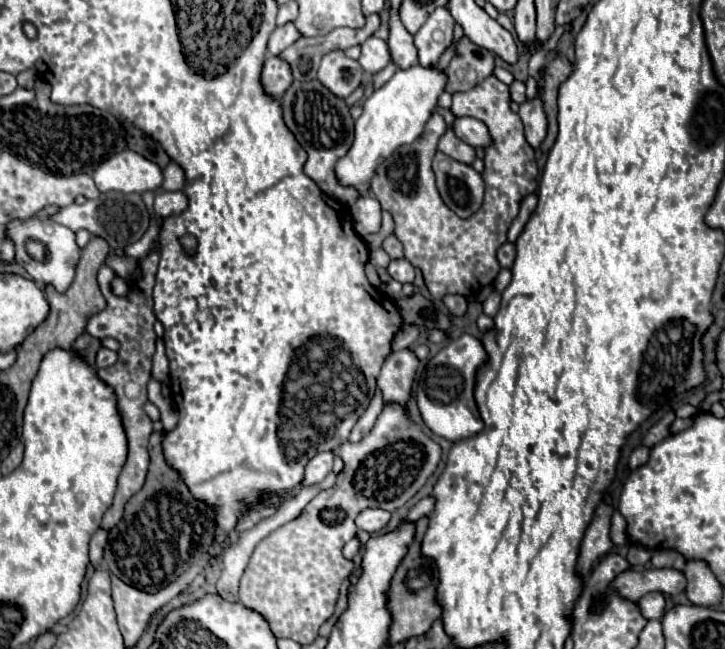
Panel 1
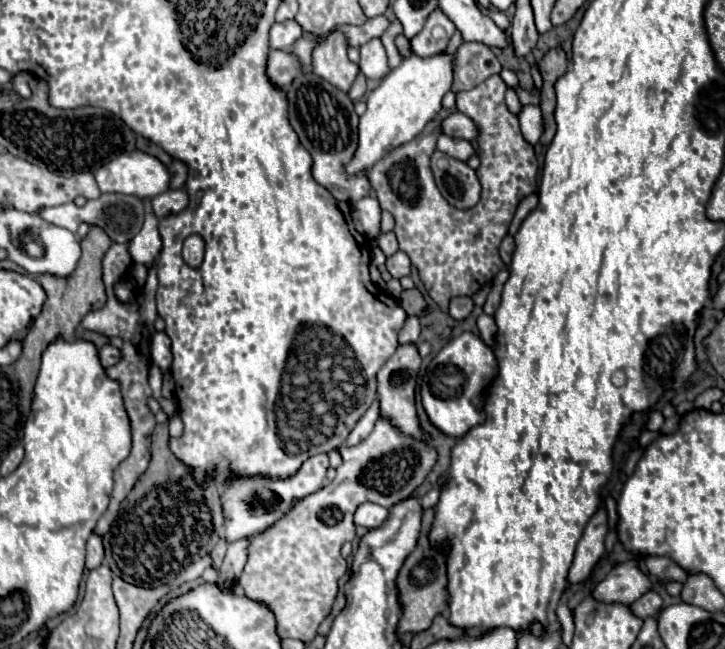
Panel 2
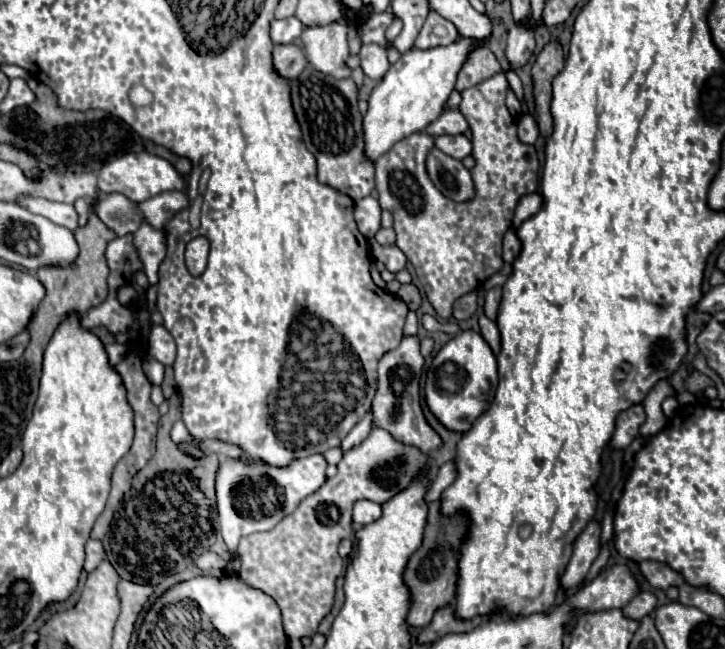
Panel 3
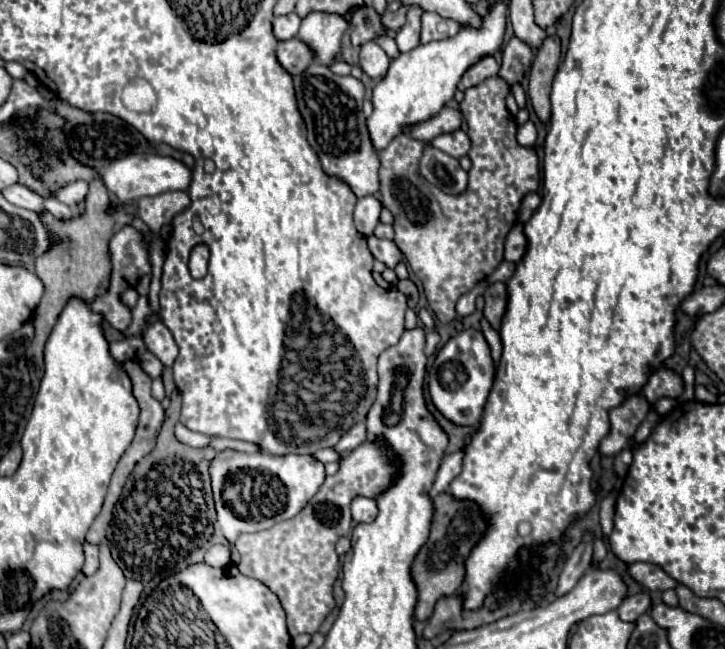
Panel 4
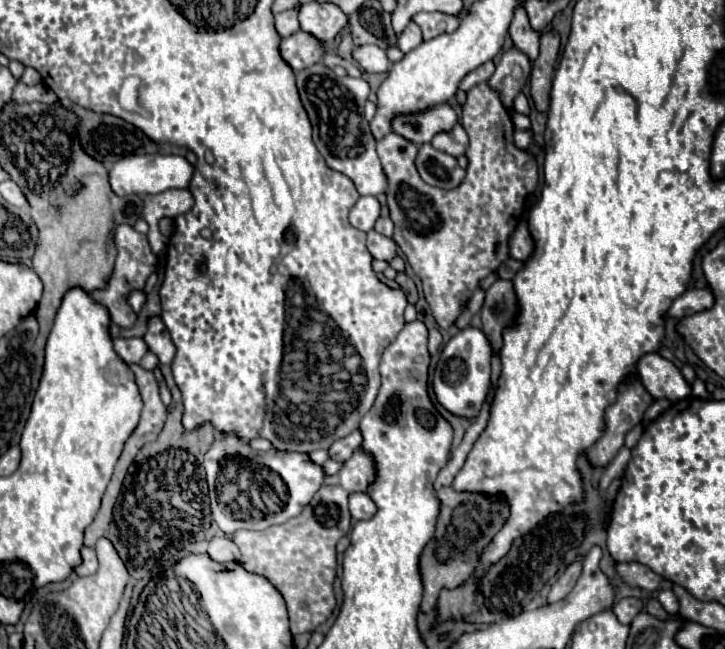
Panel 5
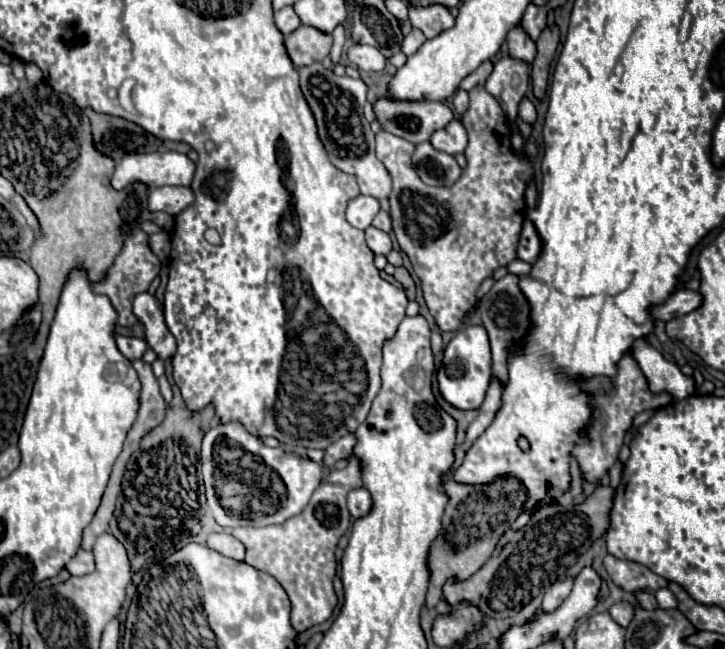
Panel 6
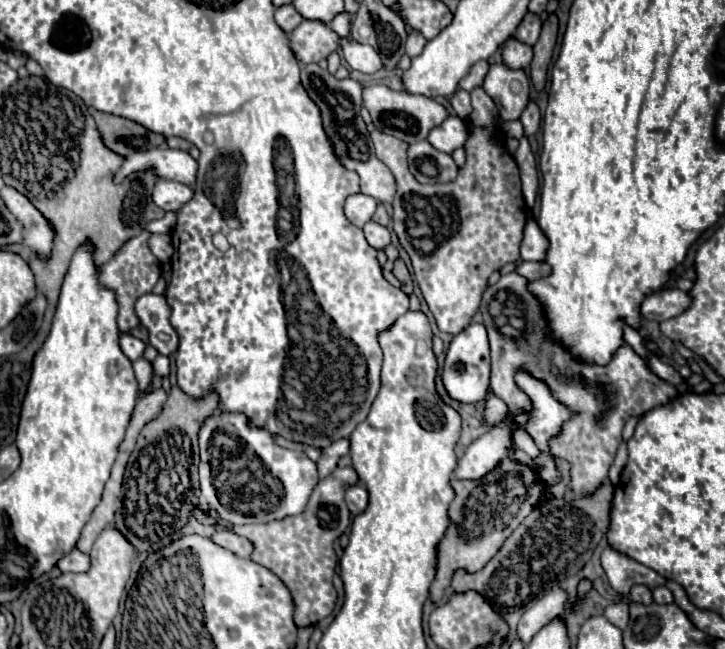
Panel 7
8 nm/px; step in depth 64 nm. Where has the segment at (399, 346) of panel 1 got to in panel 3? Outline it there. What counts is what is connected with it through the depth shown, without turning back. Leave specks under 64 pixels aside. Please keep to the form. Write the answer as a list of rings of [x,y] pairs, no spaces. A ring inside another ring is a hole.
[[[409,311],[403,328],[404,336],[414,336],[418,333],[419,320],[415,312]]]

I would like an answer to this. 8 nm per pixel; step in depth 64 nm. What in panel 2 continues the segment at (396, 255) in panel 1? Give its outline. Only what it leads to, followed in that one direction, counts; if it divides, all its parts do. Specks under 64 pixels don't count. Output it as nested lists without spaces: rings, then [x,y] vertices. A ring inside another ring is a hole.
[[[394,232],[380,234],[380,236],[378,236],[378,246],[380,246],[380,250],[382,250],[386,256],[396,254],[396,252],[398,252],[398,240],[396,240]]]

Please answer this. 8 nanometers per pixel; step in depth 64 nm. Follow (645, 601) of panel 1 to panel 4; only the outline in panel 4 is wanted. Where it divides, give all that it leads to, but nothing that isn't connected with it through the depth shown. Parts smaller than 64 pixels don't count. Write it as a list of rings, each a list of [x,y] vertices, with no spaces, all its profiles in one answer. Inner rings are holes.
[[[646,592],[634,594],[634,596],[626,596],[624,602],[618,606],[618,614],[624,622],[636,622],[638,616],[646,614],[652,606],[652,600]]]

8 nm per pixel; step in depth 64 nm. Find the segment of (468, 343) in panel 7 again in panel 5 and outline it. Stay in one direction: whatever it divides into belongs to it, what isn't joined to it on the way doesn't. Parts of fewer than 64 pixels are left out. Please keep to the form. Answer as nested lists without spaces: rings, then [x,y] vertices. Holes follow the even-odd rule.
[[[472,326],[460,330],[444,346],[434,370],[432,388],[434,388],[436,400],[450,414],[460,418],[476,418],[480,414],[480,408],[486,402],[486,396],[490,390],[490,358],[492,358],[492,346],[486,334]]]

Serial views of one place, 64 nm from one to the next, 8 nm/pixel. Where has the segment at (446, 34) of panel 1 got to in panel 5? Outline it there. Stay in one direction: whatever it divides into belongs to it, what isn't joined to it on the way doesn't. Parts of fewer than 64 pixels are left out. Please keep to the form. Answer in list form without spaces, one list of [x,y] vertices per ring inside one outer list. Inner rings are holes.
[[[418,12],[412,20],[422,28],[422,38],[432,40],[442,32],[454,32],[458,28],[456,16],[444,16],[442,12]]]

